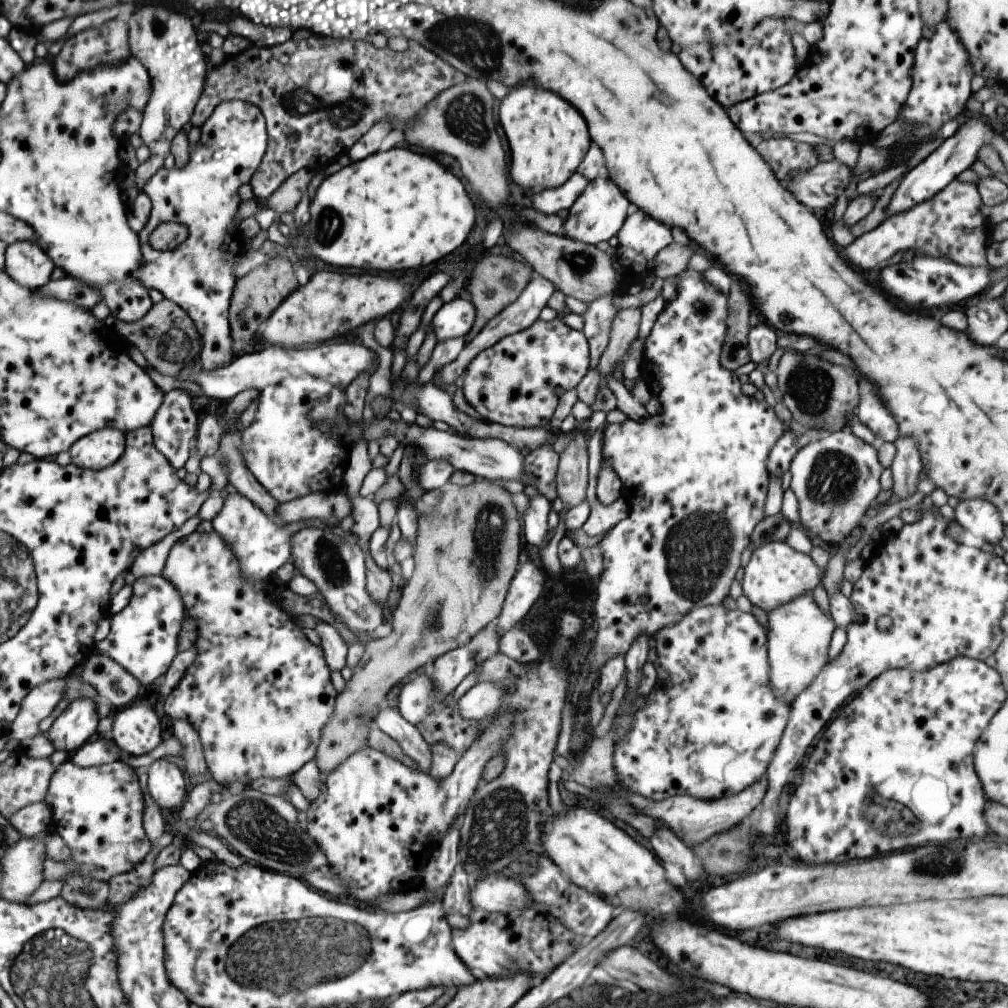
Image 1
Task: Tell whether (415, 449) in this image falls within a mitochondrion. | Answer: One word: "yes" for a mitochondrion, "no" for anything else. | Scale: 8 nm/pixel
no

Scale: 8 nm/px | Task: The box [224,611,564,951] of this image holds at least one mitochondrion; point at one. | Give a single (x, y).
(498, 827)

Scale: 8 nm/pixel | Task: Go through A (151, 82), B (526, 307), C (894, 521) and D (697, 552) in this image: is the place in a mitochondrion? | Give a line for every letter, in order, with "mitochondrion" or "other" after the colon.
A: other
B: other
C: other
D: mitochondrion

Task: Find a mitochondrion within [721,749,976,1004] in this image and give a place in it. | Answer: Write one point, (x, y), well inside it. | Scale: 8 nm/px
(884, 796)

